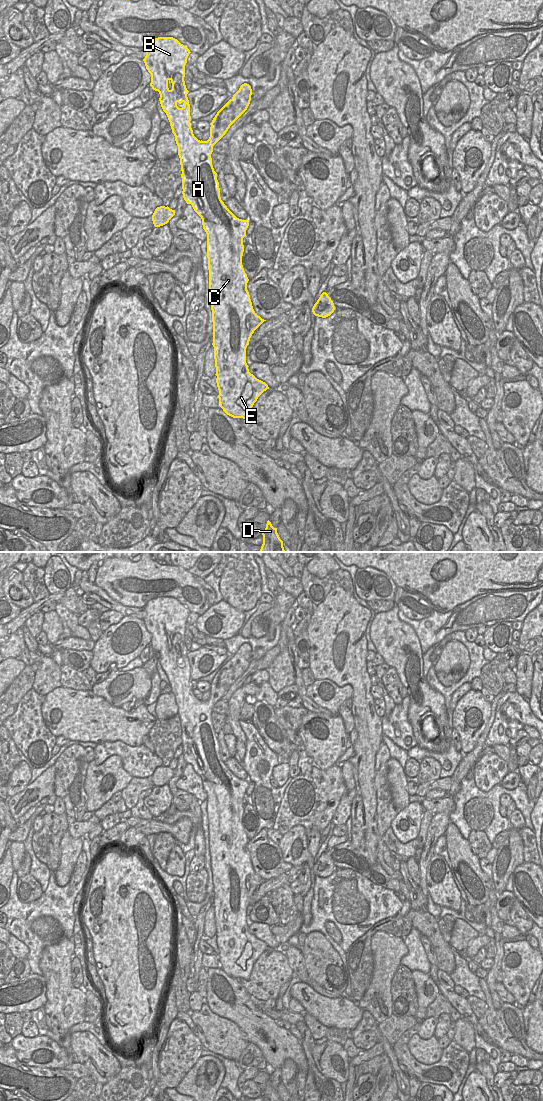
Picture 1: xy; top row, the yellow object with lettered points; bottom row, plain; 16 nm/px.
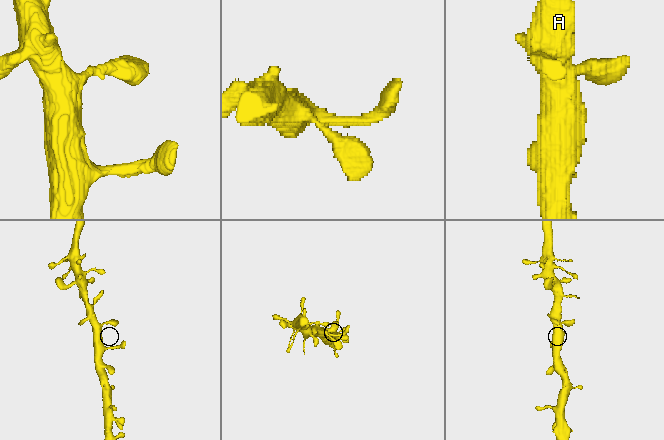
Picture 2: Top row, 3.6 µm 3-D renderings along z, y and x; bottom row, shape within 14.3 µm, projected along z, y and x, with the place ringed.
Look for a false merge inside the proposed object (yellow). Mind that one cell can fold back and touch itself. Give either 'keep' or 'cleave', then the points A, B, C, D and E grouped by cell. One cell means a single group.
keep; A B C D E

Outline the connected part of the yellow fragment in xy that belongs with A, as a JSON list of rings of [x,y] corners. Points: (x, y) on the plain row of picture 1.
[[[158,597],[147,602],[144,606],[146,616],[143,619],[146,629],[151,634],[150,646],[160,654],[160,664],[166,673],[172,693],[178,706],[178,715],[181,725],[182,754],[187,764],[191,764],[194,771],[201,777],[203,789],[207,794],[207,818],[209,830],[209,851],[211,857],[211,870],[213,882],[213,907],[216,927],[216,943],[219,950],[219,963],[223,971],[233,978],[243,978],[249,980],[252,967],[258,957],[267,949],[268,945],[257,939],[249,932],[246,923],[246,908],[249,905],[250,898],[254,891],[266,880],[258,876],[252,866],[247,843],[249,841],[242,825],[242,816],[244,812],[243,798],[246,796],[246,790],[249,786],[249,780],[237,778],[224,764],[220,757],[219,742],[217,733],[212,725],[211,714],[213,706],[225,695],[230,686],[247,670],[252,655],[251,646],[244,643],[233,657],[217,672],[210,683],[210,697],[207,701],[198,700],[190,686],[190,664],[187,657],[188,650],[185,645],[185,625],[190,610],[173,597]]]

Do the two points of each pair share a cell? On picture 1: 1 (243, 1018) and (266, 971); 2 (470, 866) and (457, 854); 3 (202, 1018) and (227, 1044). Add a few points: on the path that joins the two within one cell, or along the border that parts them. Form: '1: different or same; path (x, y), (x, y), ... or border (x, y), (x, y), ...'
1: different; border (237, 981), (253, 1001)
2: same; path (467, 863), (460, 856)
3: same; path (207, 1025), (220, 1038)

